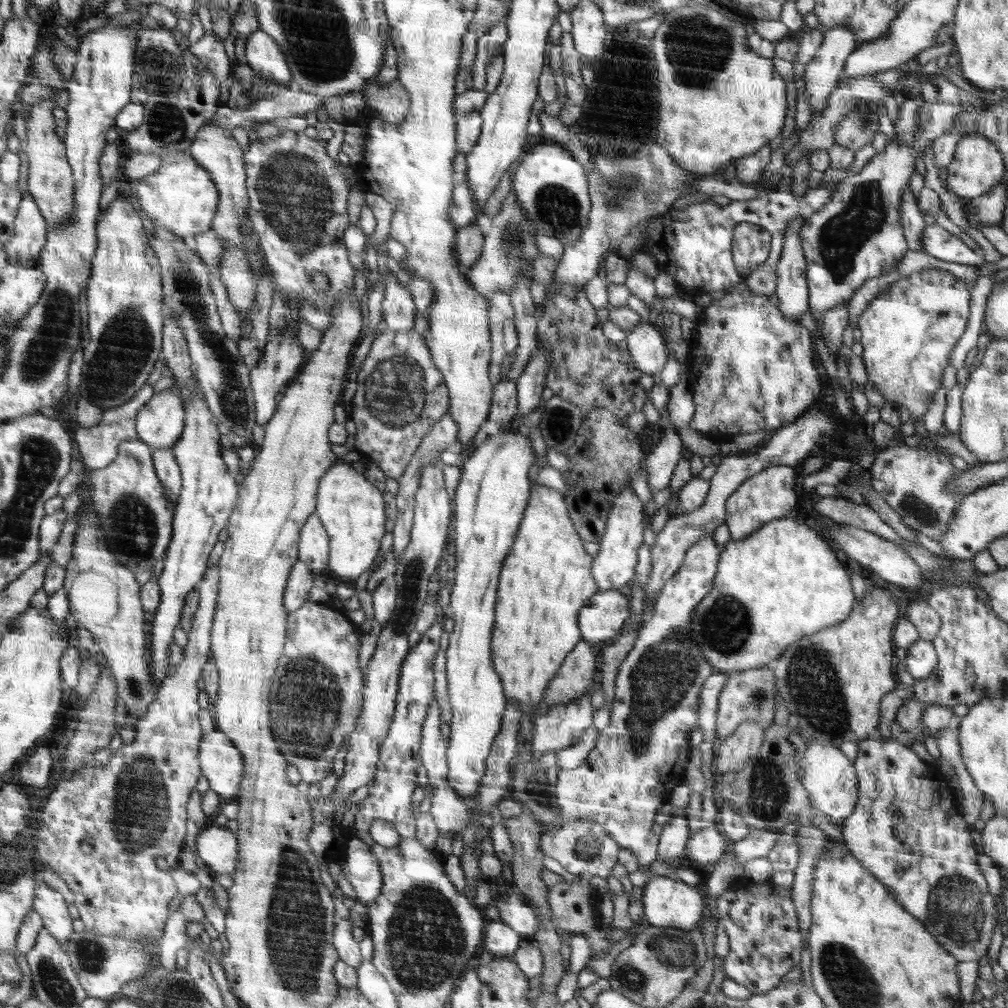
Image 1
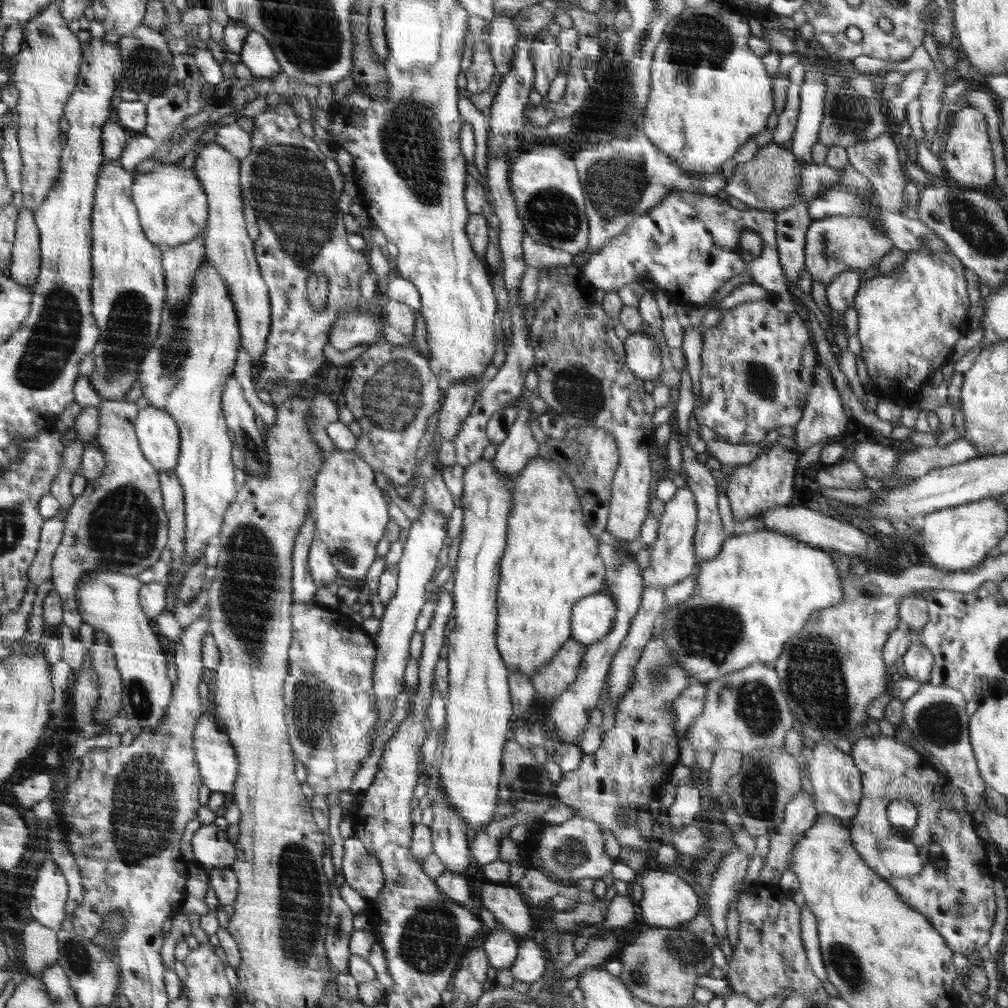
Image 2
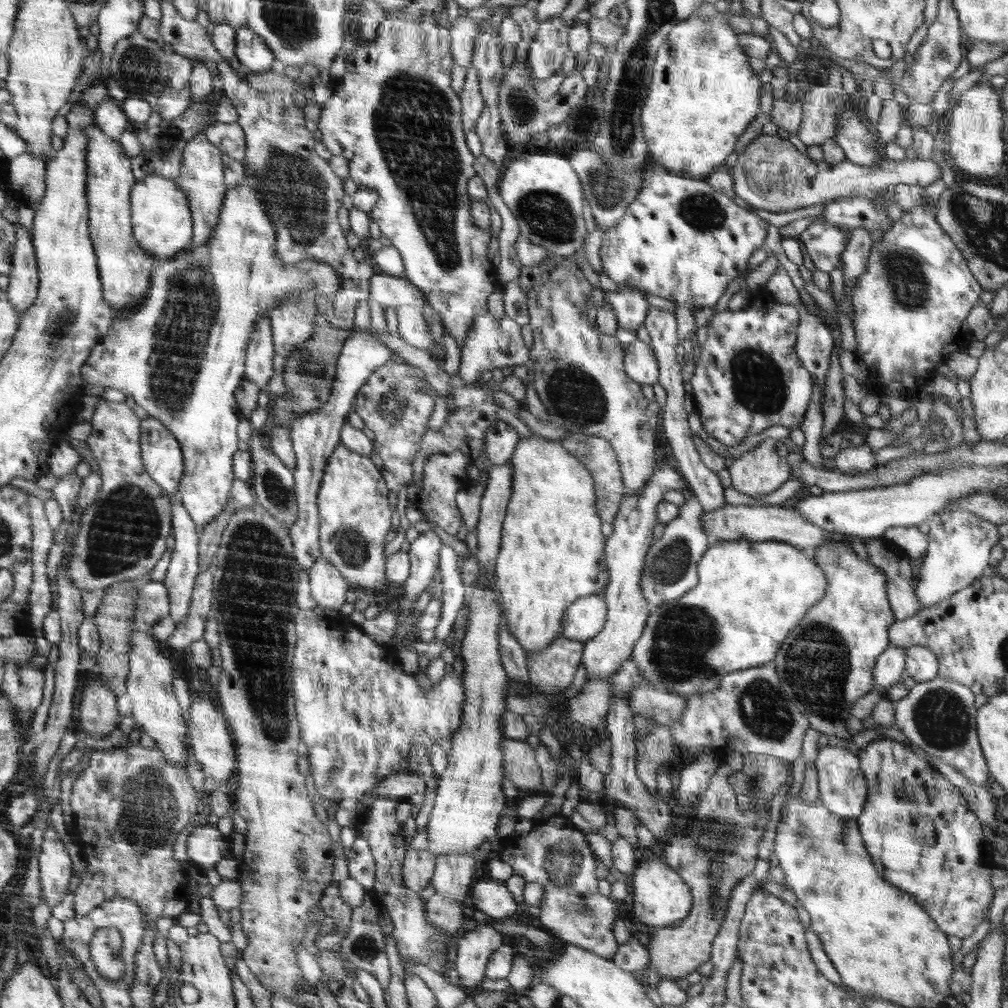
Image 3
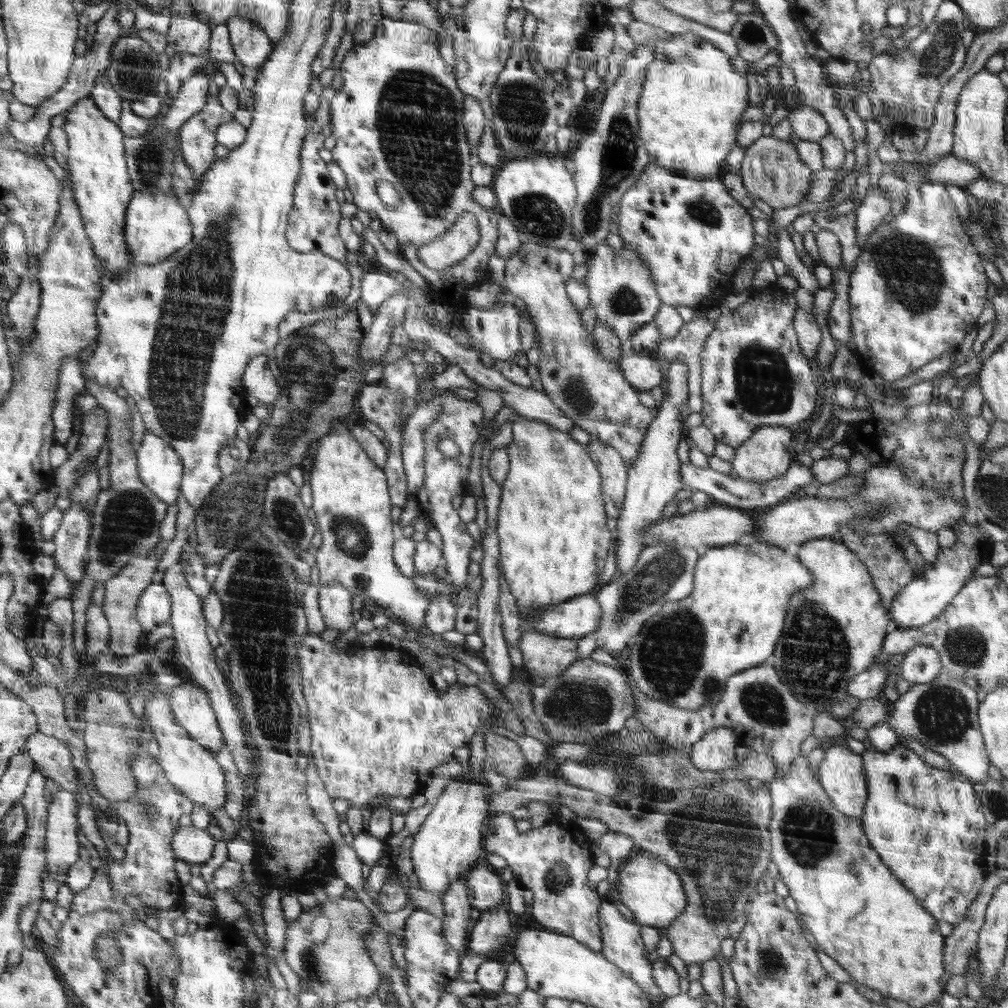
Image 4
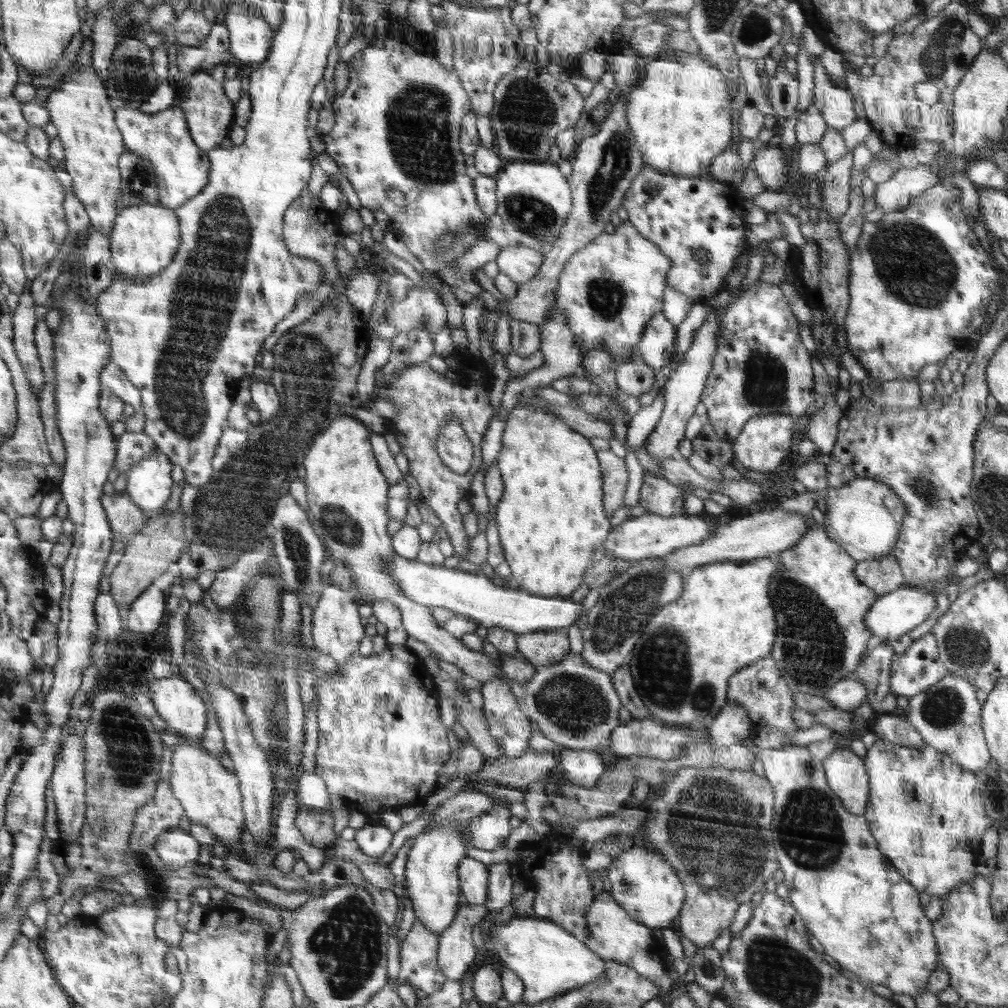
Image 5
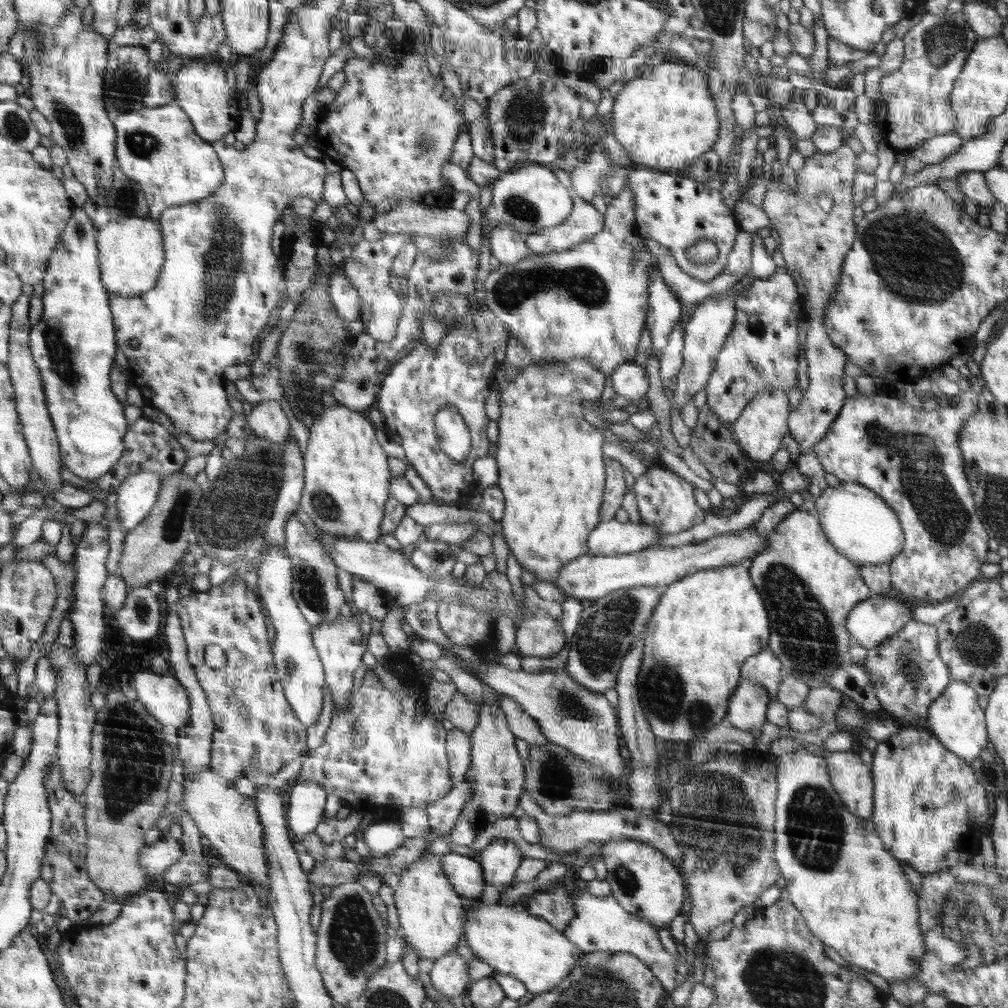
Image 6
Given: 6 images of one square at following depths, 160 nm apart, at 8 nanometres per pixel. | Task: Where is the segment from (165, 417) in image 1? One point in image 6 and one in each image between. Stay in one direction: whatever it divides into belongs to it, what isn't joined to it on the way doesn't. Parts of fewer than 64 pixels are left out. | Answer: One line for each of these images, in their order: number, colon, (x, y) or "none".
2: (158, 436)
3: (162, 456)
4: (161, 470)
5: (150, 485)
6: (138, 494)

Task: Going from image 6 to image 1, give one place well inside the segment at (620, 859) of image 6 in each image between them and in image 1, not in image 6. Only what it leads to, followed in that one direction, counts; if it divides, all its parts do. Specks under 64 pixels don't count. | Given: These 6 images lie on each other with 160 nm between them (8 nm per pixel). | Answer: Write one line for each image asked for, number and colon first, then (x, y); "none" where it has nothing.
1: (667, 902)
2: (668, 902)
3: (661, 897)
4: (652, 890)
5: (643, 883)

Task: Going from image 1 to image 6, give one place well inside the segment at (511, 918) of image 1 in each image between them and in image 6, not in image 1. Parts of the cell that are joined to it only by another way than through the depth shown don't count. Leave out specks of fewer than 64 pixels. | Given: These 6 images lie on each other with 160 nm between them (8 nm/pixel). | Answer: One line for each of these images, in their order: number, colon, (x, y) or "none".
2: (506, 905)
3: (492, 898)
4: (484, 888)
5: (474, 879)
6: (465, 875)

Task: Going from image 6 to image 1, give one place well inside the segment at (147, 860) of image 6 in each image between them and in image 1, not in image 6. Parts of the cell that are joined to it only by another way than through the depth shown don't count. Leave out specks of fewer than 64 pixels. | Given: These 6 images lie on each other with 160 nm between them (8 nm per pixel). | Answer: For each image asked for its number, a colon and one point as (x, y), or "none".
1: (218, 850)
2: (211, 847)
3: (206, 846)
4: (194, 845)
5: (177, 847)

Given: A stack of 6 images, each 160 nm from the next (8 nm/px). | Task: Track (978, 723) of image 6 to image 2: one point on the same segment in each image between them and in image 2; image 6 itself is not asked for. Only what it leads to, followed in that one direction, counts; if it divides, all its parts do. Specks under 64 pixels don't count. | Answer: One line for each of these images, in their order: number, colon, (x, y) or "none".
2: (937, 716)
3: (938, 715)
4: (942, 715)
5: (948, 717)

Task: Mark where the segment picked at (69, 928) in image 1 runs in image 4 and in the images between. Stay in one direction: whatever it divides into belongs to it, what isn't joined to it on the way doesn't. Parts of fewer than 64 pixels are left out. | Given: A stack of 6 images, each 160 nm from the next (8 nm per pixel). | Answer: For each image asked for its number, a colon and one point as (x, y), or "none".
2: (49, 896)
3: (54, 863)
4: (61, 852)

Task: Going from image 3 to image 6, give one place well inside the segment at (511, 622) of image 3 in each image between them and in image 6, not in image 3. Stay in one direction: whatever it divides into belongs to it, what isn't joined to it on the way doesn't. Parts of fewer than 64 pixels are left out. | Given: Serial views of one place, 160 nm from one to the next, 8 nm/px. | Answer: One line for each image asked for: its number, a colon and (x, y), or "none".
4: (551, 526)
5: (552, 528)
6: (551, 470)

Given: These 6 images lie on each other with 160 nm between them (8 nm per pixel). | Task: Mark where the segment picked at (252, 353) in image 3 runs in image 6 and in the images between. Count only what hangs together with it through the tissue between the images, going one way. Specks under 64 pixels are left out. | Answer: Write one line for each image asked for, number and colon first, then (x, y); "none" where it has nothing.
4: (260, 383)
5: (264, 398)
6: (268, 420)

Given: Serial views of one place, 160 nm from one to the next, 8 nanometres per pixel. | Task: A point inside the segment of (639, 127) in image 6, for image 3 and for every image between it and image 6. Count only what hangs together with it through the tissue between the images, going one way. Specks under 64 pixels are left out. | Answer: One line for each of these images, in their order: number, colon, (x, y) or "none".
3: (703, 96)
4: (692, 99)
5: (679, 114)

